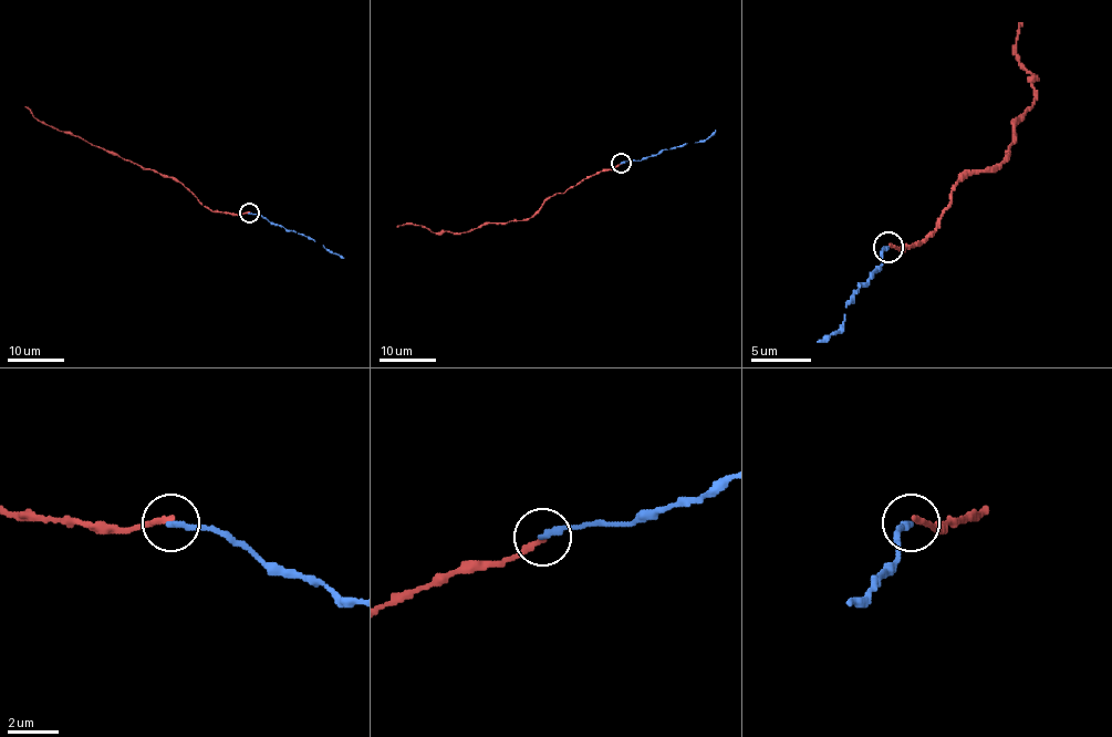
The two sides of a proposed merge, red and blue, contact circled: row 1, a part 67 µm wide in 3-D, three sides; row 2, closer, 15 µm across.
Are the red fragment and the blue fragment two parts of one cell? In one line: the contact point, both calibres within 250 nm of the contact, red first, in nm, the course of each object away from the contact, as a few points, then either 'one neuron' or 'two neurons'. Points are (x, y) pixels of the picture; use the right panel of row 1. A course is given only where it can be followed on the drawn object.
place (889, 247); calibres 280 and 280 nm; course red (889, 246), (918, 246), (960, 179), (1009, 156), (1012, 128), (1036, 99), (1033, 74), (1015, 53), (1021, 23); course blue (889, 246), (850, 300), (843, 324), (817, 342); one neuron

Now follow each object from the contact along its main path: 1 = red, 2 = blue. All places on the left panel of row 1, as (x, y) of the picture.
1: (248, 213), (214, 213), (178, 182), (143, 169), (38, 121), (26, 106)
2: (248, 213), (312, 238), (343, 258)

